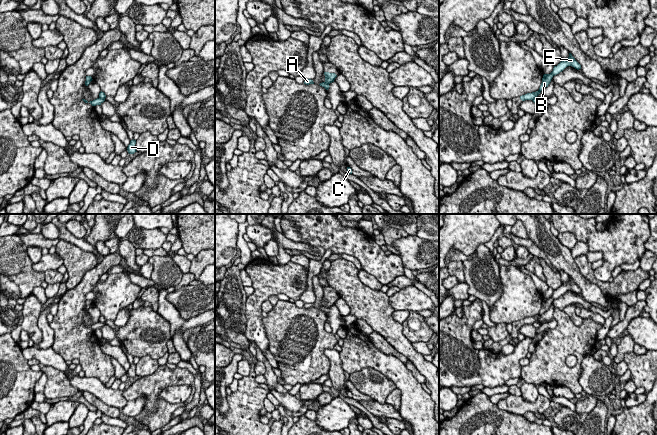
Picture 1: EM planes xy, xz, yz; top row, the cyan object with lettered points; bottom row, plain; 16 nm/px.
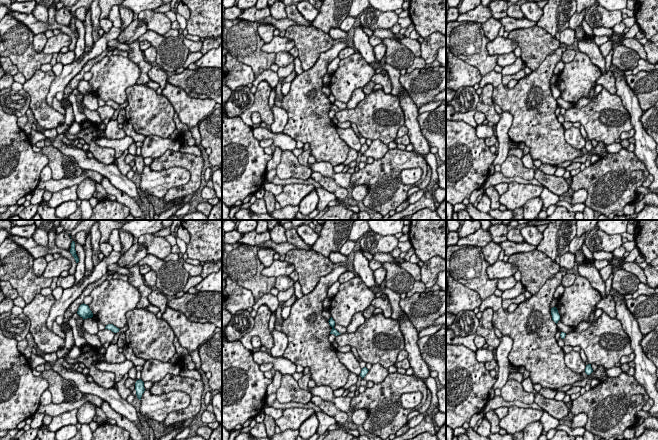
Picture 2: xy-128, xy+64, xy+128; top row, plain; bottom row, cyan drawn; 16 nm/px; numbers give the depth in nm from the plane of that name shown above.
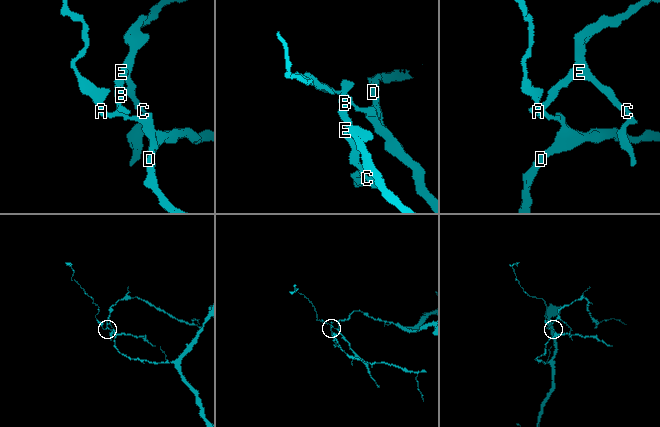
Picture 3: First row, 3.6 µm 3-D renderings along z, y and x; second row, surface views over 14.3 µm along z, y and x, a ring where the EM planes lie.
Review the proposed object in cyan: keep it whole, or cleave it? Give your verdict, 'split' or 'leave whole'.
split

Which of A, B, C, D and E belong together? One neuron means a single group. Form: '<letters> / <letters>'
A D / B C E

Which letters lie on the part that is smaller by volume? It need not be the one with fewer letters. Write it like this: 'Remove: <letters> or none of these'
Remove: B, C, E

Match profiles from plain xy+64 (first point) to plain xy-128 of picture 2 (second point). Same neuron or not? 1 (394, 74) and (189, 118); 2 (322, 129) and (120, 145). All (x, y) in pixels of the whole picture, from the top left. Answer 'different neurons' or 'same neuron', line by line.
1: same neuron
2: different neurons

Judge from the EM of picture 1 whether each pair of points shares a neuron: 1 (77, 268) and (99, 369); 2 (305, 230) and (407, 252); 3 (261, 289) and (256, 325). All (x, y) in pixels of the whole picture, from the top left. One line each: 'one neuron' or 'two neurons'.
1: two neurons
2: two neurons
3: one neuron

